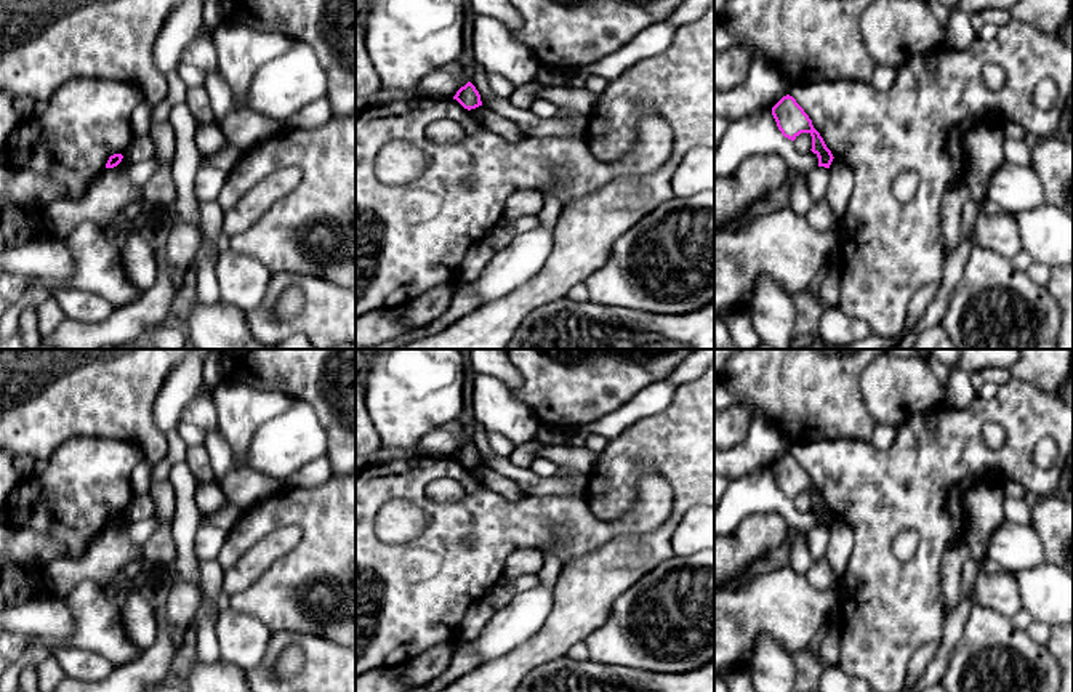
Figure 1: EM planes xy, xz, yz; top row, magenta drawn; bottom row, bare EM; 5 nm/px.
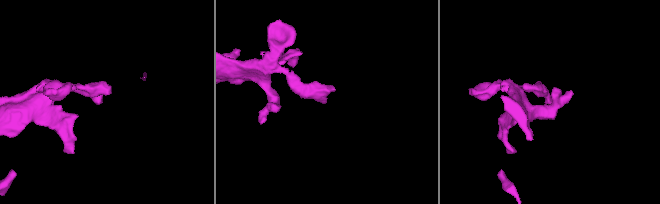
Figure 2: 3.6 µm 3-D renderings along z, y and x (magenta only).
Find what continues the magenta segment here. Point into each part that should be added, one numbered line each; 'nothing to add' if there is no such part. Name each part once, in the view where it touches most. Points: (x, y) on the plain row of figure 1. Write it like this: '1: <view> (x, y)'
nothing to add

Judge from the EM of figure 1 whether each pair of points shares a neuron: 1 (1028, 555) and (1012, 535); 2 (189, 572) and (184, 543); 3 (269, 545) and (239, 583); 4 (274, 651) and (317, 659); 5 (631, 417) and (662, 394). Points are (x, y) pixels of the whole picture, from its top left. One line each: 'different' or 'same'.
1: same
2: same
3: same
4: same
5: same

